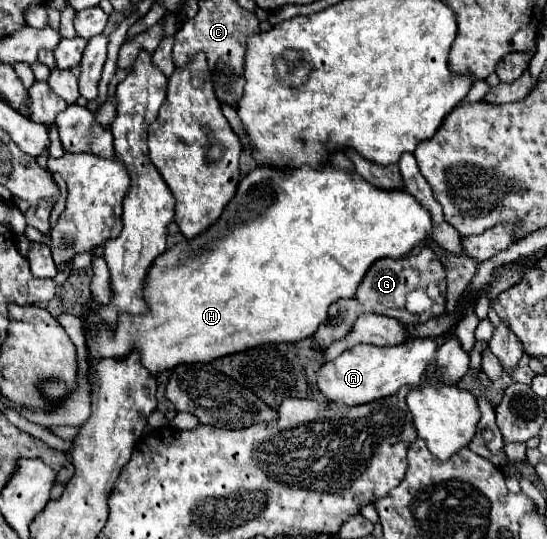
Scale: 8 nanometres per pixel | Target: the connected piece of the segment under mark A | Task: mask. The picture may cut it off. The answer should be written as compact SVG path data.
M412 338L402 346L370 346L358 344L344 350L336 360L326 362L316 372L318 390L330 402L342 402L346 406L360 406L378 398L386 398L398 392L400 386L418 386L424 378L428 362L436 356L436 342L432 338Z

